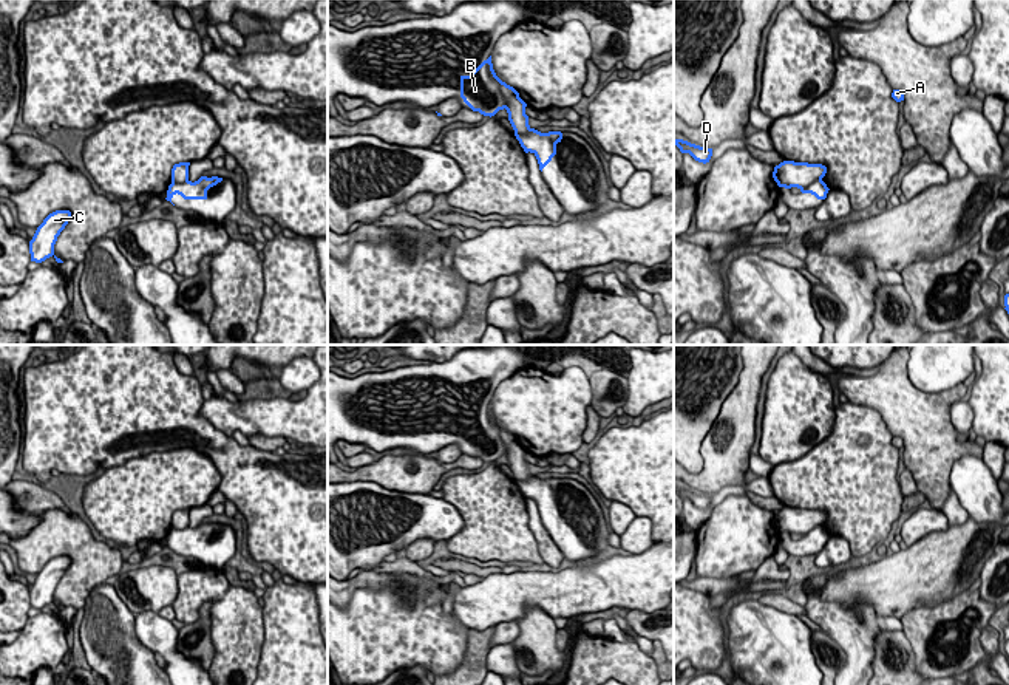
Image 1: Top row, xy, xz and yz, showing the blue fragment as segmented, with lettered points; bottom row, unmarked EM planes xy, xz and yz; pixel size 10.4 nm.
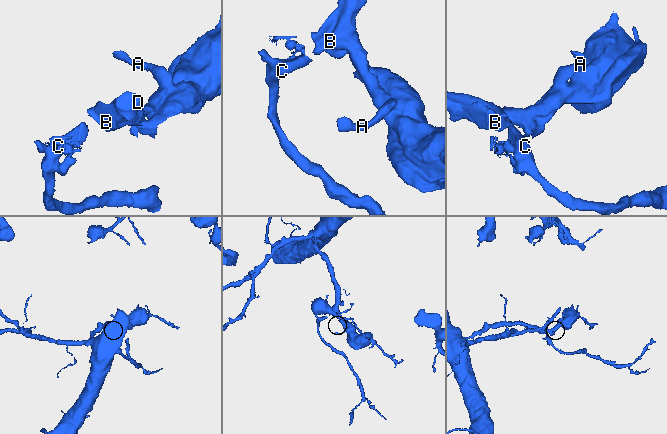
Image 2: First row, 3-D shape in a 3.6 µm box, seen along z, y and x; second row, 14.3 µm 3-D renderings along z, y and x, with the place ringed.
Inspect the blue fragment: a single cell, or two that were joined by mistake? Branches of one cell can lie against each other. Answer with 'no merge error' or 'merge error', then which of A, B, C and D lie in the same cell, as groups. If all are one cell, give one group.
merge error; A / B C D

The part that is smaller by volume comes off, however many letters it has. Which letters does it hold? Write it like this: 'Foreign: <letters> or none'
Foreign: A

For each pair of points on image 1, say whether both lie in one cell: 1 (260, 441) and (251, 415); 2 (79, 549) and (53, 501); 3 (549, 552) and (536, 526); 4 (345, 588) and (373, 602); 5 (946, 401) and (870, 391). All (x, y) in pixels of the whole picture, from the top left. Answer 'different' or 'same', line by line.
1: different
2: different
3: same
4: different
5: same

